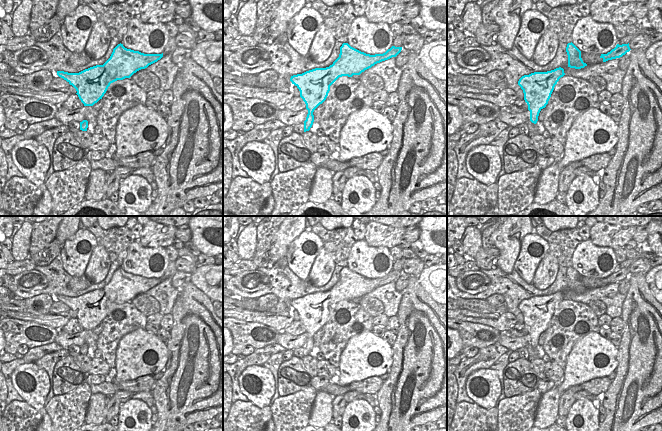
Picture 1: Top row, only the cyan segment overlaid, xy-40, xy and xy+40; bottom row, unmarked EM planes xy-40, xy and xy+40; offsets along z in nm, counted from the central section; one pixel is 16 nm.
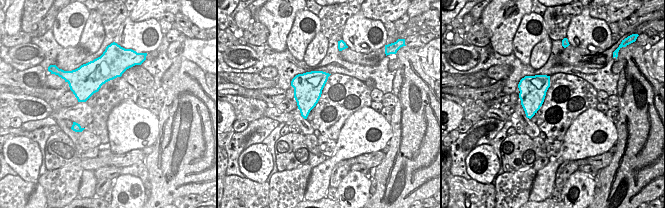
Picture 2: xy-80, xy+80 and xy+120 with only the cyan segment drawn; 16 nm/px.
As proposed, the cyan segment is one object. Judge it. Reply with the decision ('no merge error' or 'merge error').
no merge error

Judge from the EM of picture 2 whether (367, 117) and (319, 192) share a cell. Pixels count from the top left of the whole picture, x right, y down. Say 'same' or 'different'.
same

